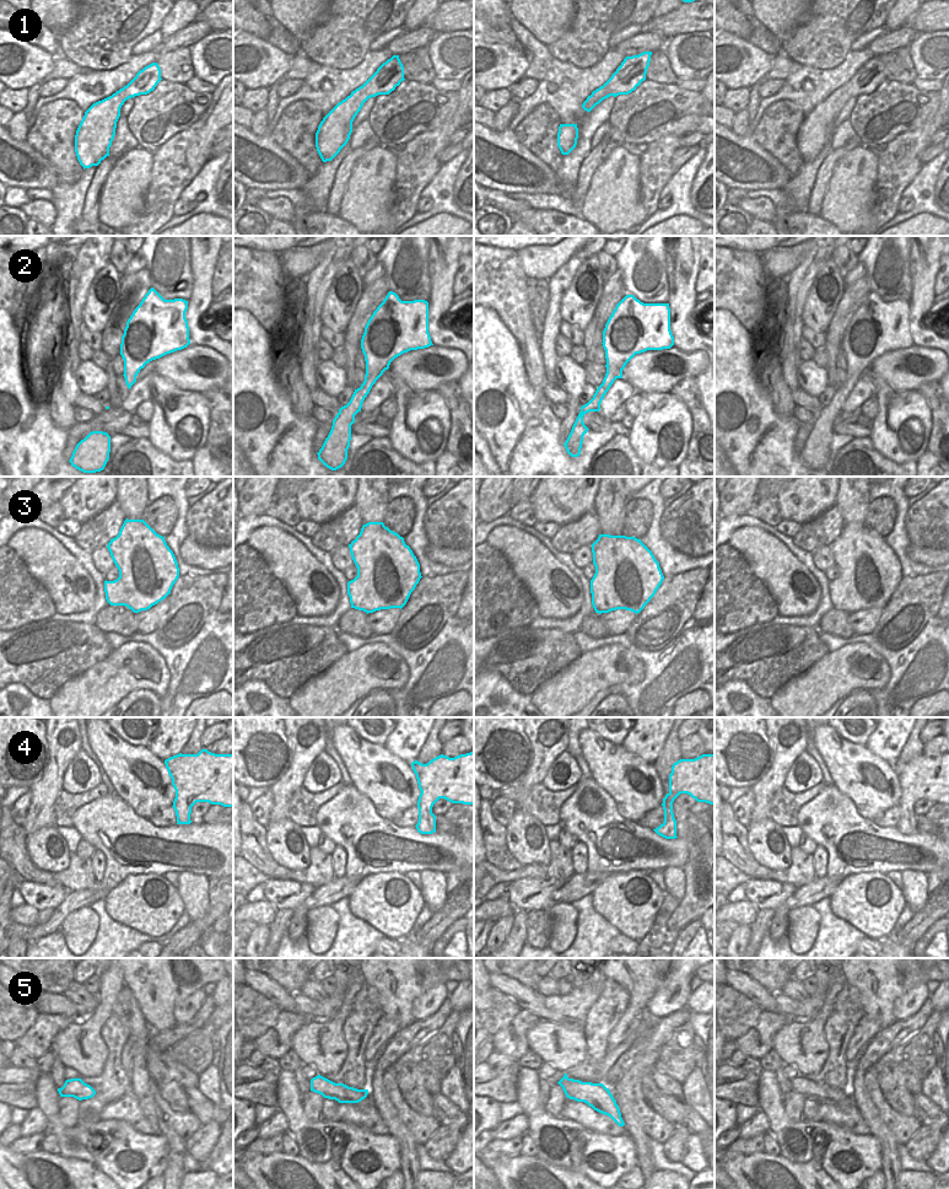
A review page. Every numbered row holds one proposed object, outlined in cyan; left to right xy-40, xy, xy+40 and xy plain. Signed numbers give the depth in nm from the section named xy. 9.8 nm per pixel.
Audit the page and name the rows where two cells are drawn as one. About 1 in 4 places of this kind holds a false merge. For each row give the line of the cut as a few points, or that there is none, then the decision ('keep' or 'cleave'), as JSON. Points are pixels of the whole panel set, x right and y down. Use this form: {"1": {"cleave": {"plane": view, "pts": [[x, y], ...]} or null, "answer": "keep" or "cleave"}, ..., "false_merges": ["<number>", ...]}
{"1": {"cleave": null, "answer": "keep"}, "2": {"cleave": null, "answer": "keep"}, "3": {"cleave": null, "answer": "keep"}, "4": {"cleave": null, "answer": "keep"}, "5": {"cleave": null, "answer": "keep"}, "false_merges": []}

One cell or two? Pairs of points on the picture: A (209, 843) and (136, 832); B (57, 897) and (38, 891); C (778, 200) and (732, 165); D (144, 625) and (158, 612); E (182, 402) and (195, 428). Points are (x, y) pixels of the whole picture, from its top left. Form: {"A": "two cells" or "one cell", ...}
{"A": "one cell", "B": "one cell", "C": "two cells", "D": "one cell", "E": "one cell"}

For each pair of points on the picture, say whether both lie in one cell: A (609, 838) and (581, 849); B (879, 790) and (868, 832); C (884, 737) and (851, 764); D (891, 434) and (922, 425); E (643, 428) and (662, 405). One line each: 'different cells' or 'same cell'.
A: different cells
B: different cells
C: different cells
D: same cell
E: same cell

